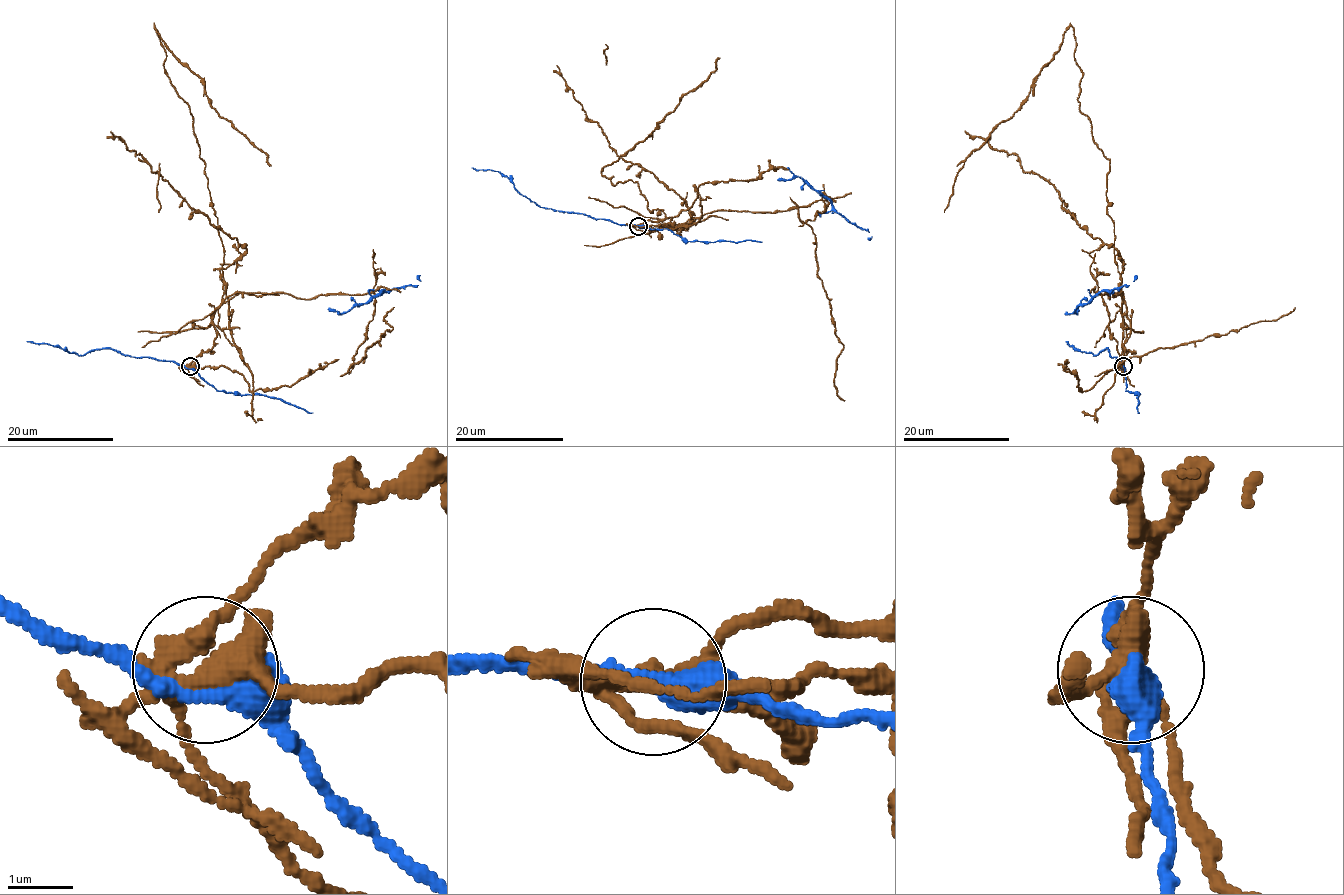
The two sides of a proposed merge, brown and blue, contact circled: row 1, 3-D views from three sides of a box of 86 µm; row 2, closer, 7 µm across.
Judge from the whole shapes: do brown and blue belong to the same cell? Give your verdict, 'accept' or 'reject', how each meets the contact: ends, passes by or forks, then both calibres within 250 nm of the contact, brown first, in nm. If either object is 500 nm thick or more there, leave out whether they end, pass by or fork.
reject | brown forks | blue passes by | 360/360 nm

